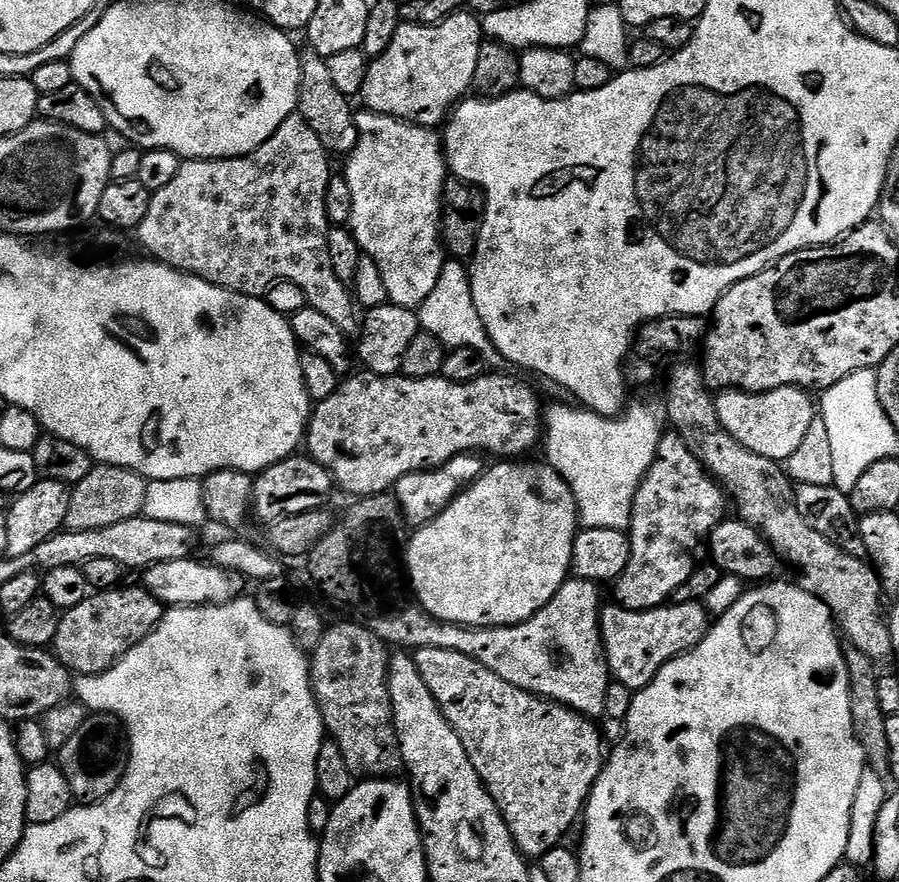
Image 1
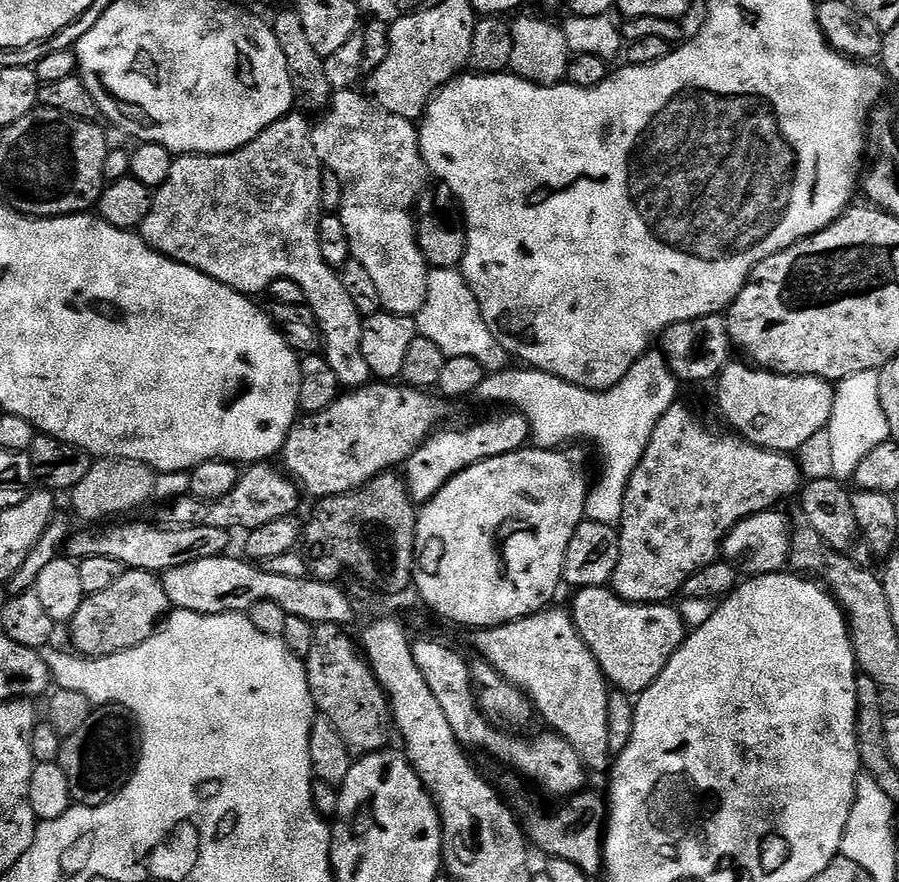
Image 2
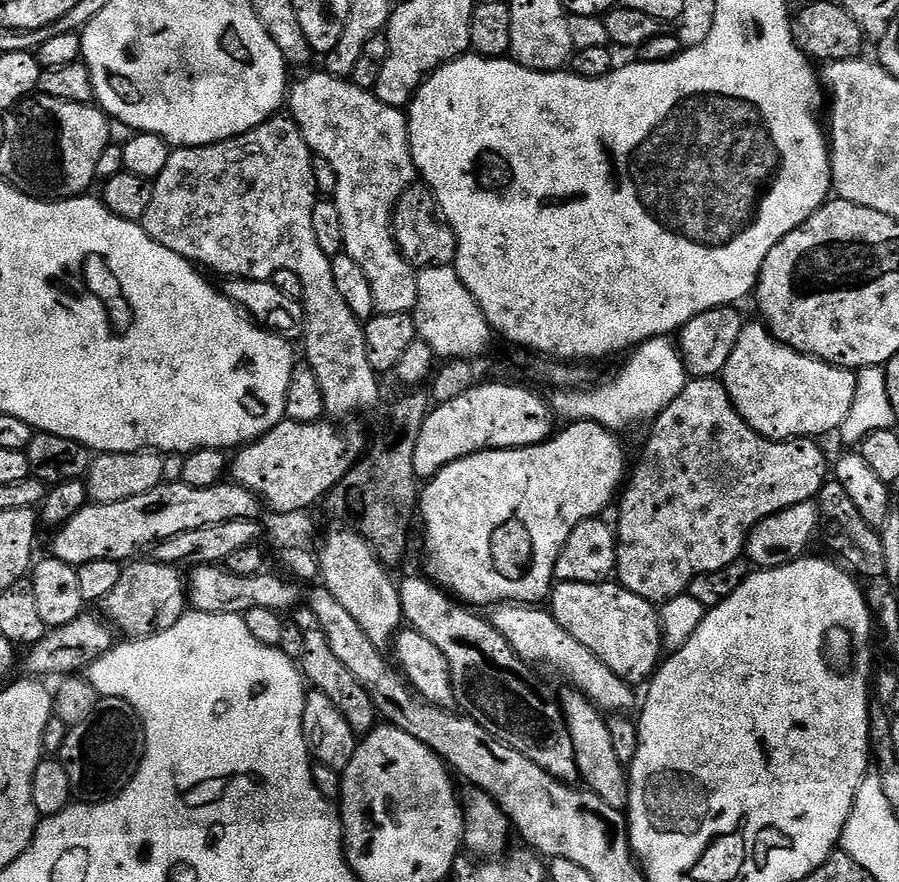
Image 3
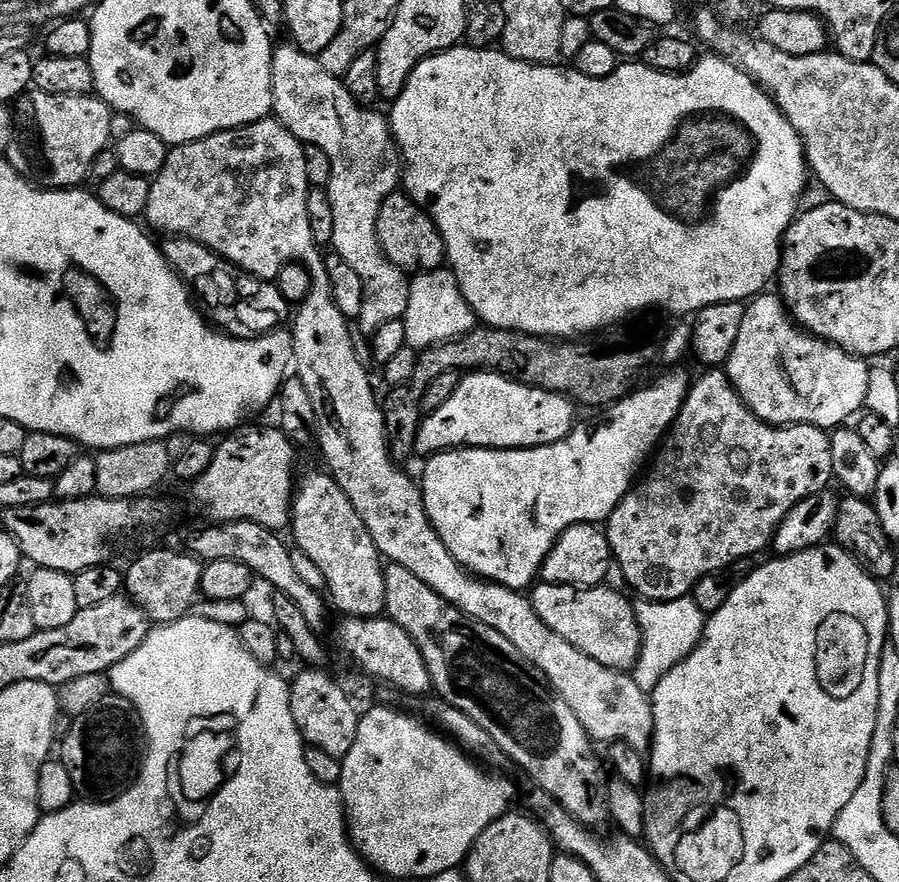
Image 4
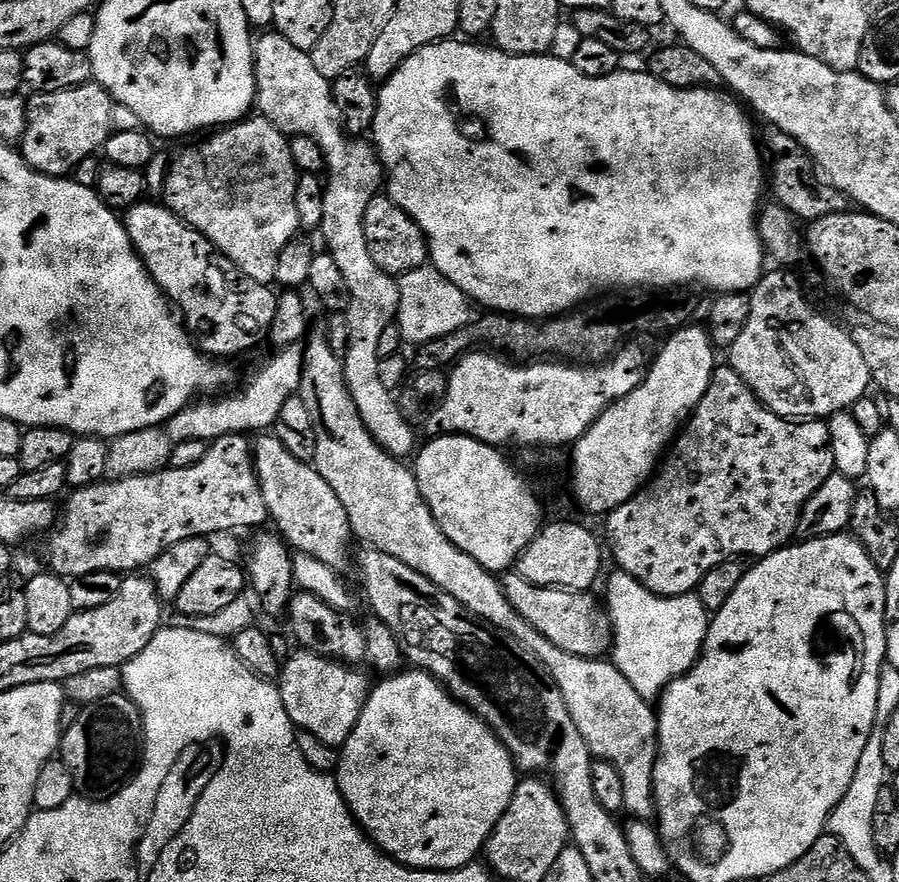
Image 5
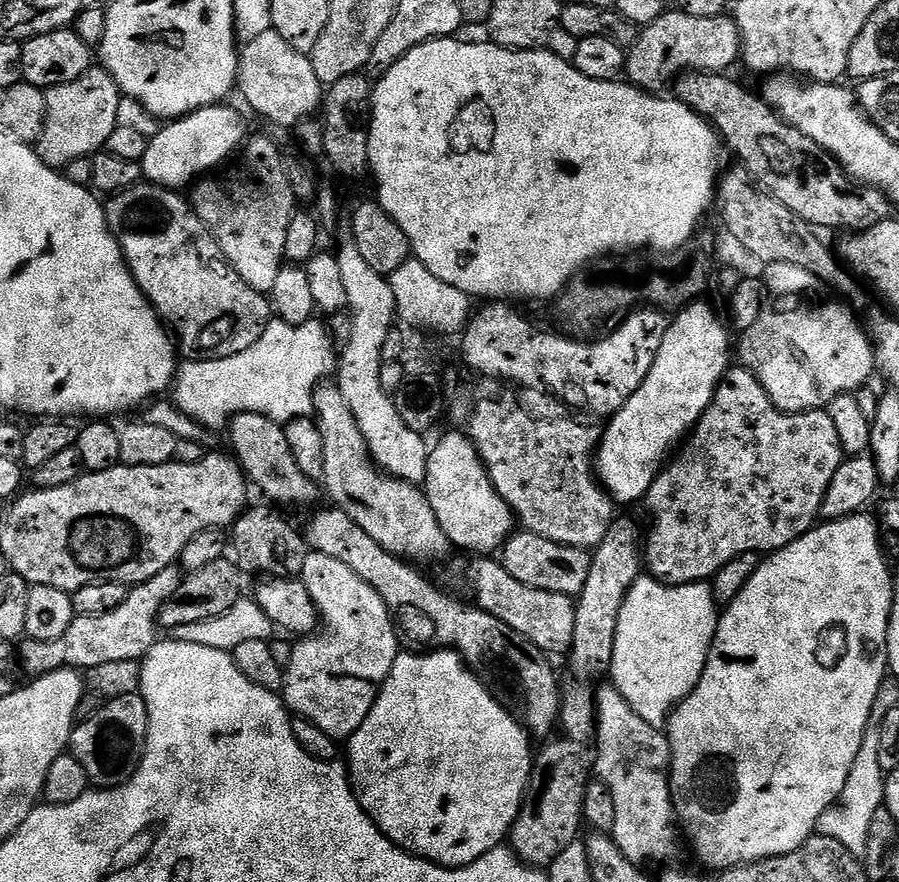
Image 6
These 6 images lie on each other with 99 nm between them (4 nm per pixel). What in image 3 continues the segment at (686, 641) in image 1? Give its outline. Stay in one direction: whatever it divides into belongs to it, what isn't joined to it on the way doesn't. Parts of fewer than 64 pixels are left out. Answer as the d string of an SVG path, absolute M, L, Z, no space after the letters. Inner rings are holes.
M618 582L557 583L550 593L550 611L552 617L558 622L558 626L562 626L562 630L566 630L566 634L574 634L574 638L578 638L578 642L582 642L582 646L586 646L586 650L590 650L590 654L598 657L606 667L614 674L618 674L618 678L622 678L627 684L639 686L642 683L641 685L643 685L661 663L662 633L657 605L626 590Z

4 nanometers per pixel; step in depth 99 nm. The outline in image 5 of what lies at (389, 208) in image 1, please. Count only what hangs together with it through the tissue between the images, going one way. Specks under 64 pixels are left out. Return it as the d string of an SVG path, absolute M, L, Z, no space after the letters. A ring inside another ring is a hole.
M275 32L266 33L269 34L264 35L261 39L259 37L255 43L255 107L258 109L259 115L270 121L285 136L289 138L293 136L314 138L314 142L318 142L318 146L322 146L326 169L326 183L324 185L326 207L322 213L320 232L322 237L324 236L325 242L328 243L327 251L334 258L334 262L338 262L338 267L342 269L342 274L346 277L346 284L352 295L346 313L348 349L342 352L346 384L354 398L354 406L358 406L358 414L362 418L366 430L370 430L370 434L380 443L380 447L397 458L411 457L418 448L418 443L416 444L417 433L408 425L406 418L402 418L397 397L390 390L386 390L386 386L382 386L382 381L378 378L378 362L380 361L378 342L381 341L382 330L385 330L397 319L399 310L398 280L397 277L382 271L378 262L374 262L374 258L370 258L370 246L366 246L366 230L364 229L366 206L370 206L374 197L381 195L382 185L386 180L384 165L380 163L379 152L367 139L357 138L345 131L344 116L336 105L333 96L333 81L322 78L322 74L318 74L311 55L298 50L282 35Z

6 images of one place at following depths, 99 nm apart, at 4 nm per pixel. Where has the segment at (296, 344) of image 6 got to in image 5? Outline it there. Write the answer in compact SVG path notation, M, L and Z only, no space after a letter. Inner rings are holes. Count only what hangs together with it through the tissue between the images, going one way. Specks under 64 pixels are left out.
M284 346L277 356L272 356L256 372L256 377L237 396L221 395L221 400L208 398L205 404L193 402L170 418L163 430L173 445L202 440L211 442L233 434L260 434L275 425L282 405L300 391L300 379L304 369L304 353L299 347Z

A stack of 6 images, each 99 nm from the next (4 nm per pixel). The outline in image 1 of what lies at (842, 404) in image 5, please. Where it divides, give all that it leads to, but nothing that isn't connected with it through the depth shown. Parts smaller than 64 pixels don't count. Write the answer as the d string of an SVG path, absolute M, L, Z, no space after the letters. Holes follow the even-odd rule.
M779 388L769 392L742 392L739 390L724 390L716 396L718 418L722 418L722 426L746 446L746 450L754 450L754 454L762 454L762 458L770 458L786 462L802 443L813 419L818 416L818 408L811 400L809 393L803 388Z

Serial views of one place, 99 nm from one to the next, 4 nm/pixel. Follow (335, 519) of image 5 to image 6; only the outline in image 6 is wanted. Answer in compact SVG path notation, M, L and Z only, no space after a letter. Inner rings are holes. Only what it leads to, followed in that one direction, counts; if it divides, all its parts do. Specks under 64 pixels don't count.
M243 412L232 417L226 425L228 440L232 443L230 449L251 487L256 488L265 496L265 501L273 505L288 504L293 500L296 504L312 504L316 500L317 481L302 474L294 462L294 454L290 454L290 446L286 442L283 427L277 421L266 418L262 414Z

